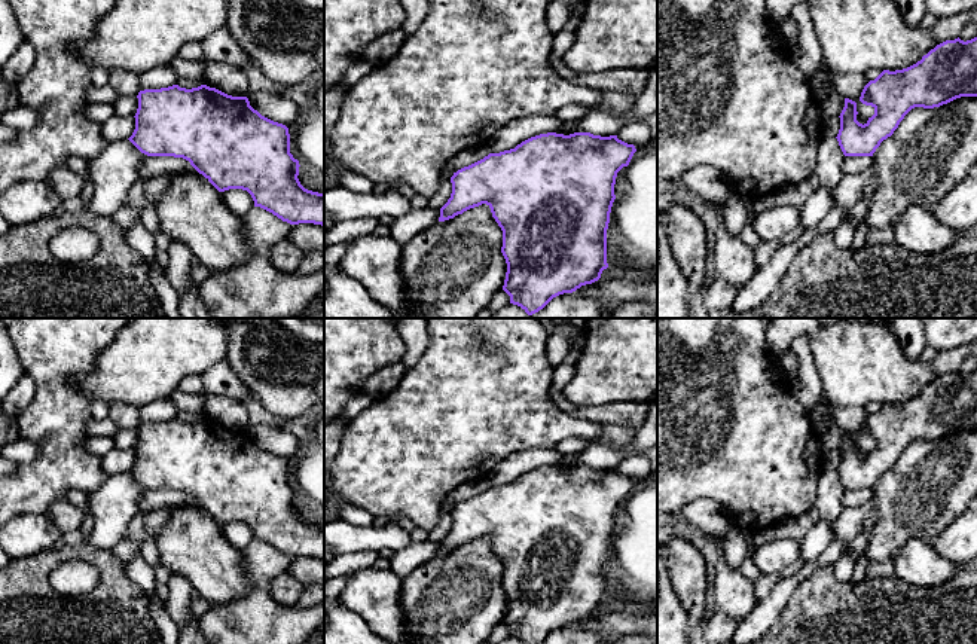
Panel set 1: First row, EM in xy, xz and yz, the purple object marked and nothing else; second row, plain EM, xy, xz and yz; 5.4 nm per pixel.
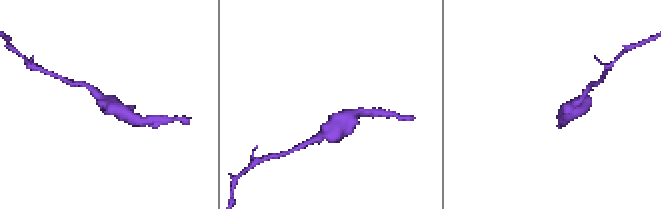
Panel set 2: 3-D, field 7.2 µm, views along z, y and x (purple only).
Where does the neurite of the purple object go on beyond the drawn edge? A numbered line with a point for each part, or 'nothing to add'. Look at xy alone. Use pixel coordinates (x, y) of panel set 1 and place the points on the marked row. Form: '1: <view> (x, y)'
1: xy (115, 170)

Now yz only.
1: yz (829, 167)

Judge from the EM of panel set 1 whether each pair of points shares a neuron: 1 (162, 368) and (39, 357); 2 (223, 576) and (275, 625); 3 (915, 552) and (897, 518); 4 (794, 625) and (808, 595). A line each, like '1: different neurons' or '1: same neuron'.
1: different neurons
2: different neurons
3: different neurons
4: same neuron

